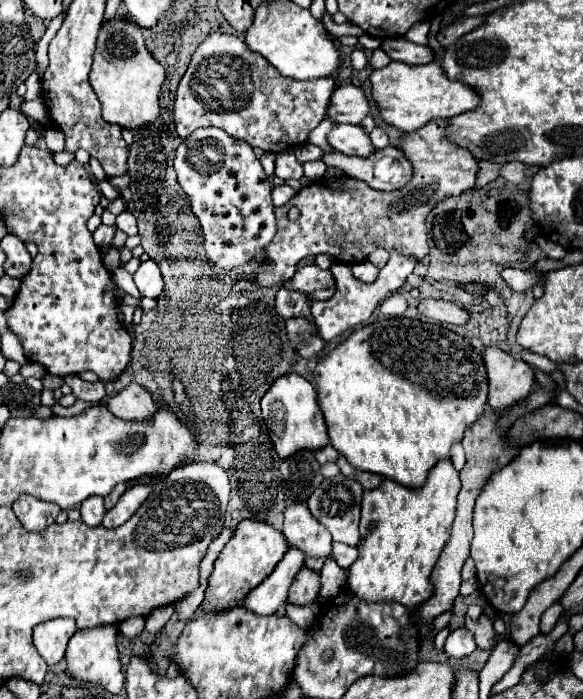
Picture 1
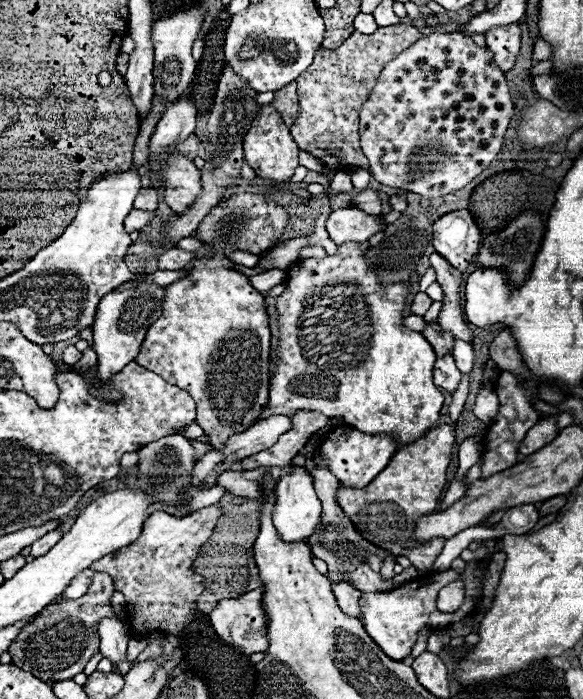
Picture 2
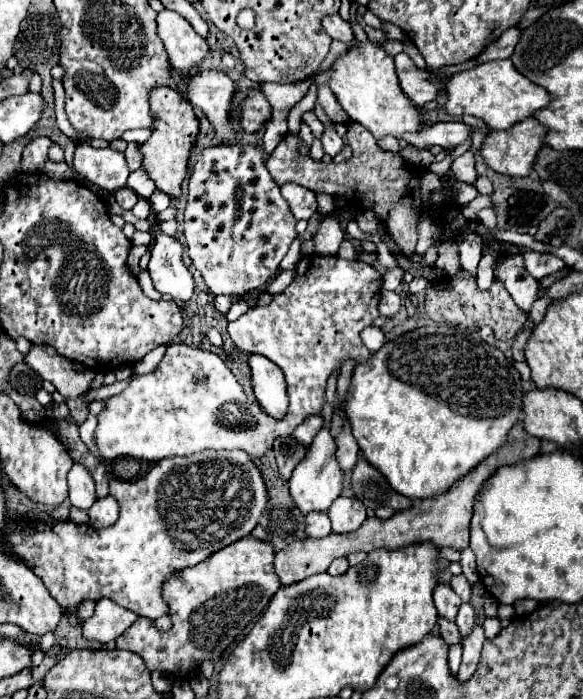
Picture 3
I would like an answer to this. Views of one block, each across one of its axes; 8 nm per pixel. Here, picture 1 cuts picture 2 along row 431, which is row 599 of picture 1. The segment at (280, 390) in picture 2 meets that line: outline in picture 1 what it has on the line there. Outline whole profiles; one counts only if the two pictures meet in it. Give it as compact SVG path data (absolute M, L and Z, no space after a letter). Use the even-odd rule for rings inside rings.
M450 460L438 462L424 486L406 488L384 480L378 488L364 492L360 520L360 558L348 570L348 588L362 602L398 602L410 610L424 604L432 592L430 574L450 540L456 514L460 478Z

